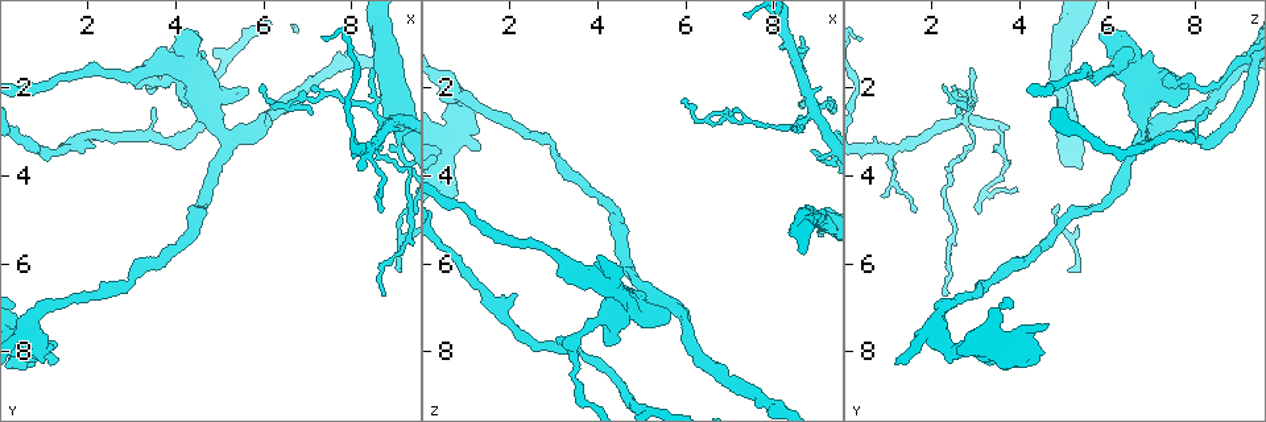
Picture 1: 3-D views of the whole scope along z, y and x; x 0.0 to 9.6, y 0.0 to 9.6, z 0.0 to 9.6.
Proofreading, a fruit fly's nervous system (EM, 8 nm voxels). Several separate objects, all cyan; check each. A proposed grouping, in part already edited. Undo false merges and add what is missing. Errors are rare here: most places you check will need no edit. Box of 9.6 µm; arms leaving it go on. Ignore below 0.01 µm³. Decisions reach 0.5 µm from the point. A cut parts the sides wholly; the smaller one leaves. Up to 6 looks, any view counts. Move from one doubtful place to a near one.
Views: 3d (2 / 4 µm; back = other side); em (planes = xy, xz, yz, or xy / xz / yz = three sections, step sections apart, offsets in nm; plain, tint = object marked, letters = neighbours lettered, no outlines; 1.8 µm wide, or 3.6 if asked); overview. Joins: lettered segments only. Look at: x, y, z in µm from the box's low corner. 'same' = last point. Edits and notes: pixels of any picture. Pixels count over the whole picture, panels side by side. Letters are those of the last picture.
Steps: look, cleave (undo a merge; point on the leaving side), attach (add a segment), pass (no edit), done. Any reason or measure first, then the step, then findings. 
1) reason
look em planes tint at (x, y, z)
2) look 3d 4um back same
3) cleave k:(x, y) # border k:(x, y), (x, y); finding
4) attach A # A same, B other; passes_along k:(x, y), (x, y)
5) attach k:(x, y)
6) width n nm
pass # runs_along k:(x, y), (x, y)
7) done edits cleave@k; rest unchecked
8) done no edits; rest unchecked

an open end
look em 3.6um planes letters at (8.15, 3.85, 1.20)

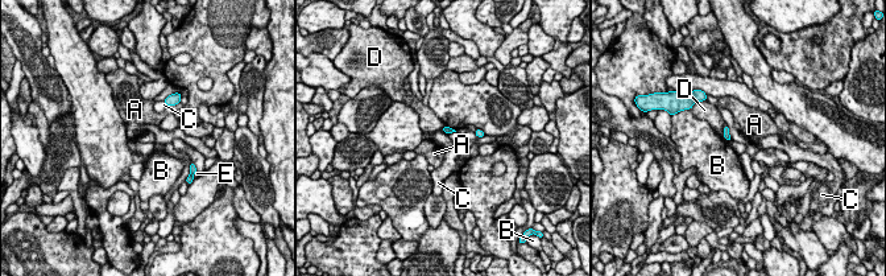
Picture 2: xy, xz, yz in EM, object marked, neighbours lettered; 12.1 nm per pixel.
pass # A other, B other, C other, D other, E other; border 2:(727, 124), (732, 139); none of them fits

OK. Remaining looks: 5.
free end
look em yz step 8 letters at (7.10, 2.05, 2.50)

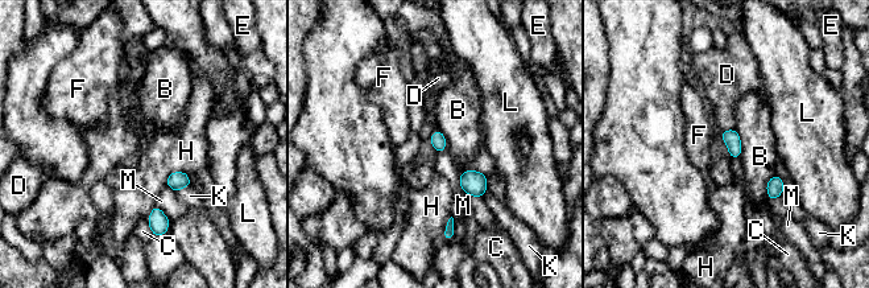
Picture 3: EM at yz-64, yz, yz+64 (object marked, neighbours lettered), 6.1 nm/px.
longest_contact B 180 nm
pass # B other, C other, D other, E other, F other, H other, K other, L other, M other; border 3:(186, 172), (172, 172), (165, 184); none of them fits

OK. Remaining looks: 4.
free end
look em planes tint at (2.10, 3.35, 6.65)

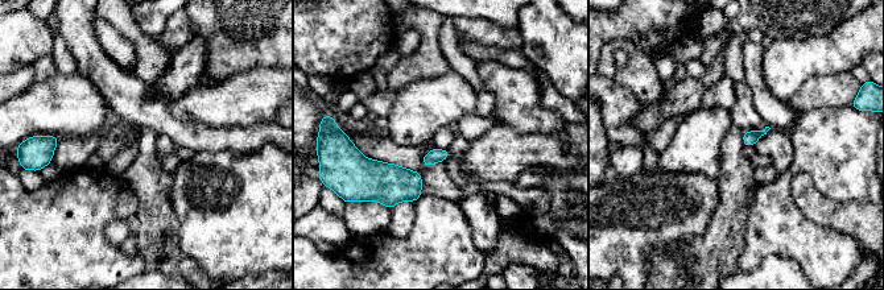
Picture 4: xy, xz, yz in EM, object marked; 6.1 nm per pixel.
what lies round it
look em planes letters same

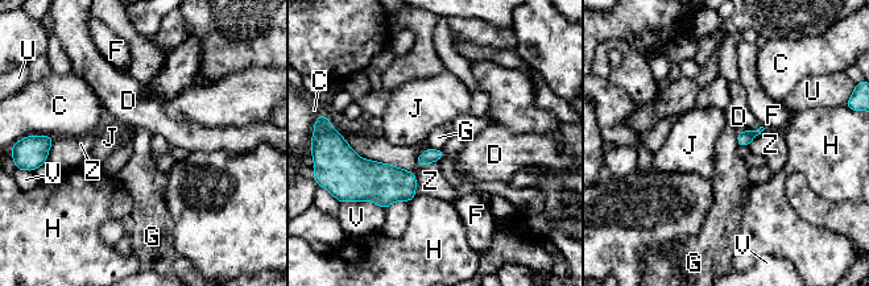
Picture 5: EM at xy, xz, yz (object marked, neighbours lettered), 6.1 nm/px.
pass # C other, D other, F other, G other, H other, J other, U other, V other, Z other; border 5:(736, 132), (736, 142), (739, 145); no lettered segment goes on from it

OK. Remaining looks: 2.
done no edits; rest unchecked

